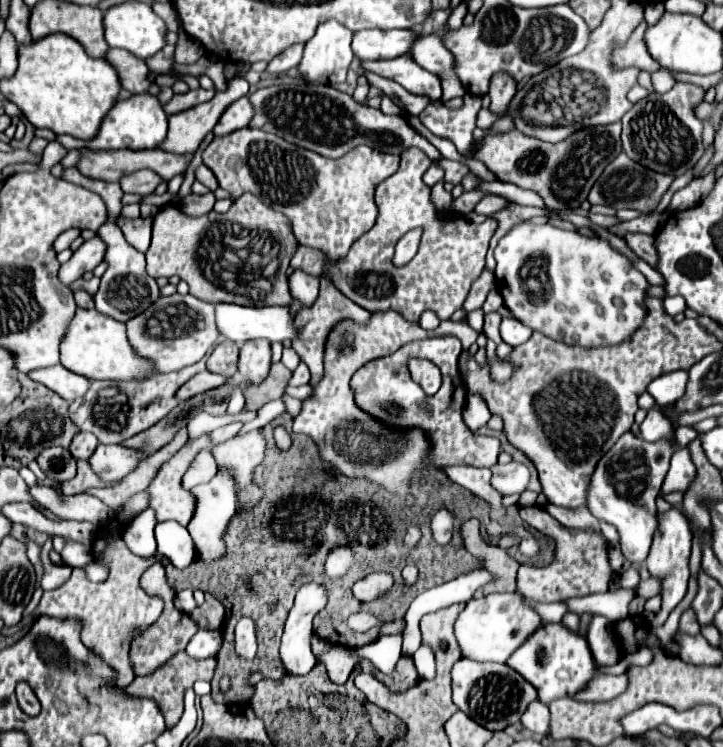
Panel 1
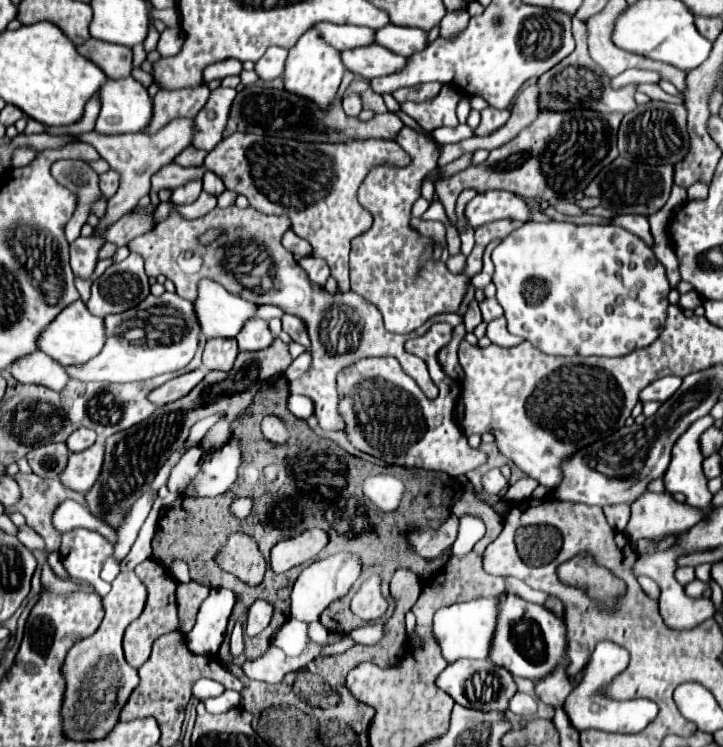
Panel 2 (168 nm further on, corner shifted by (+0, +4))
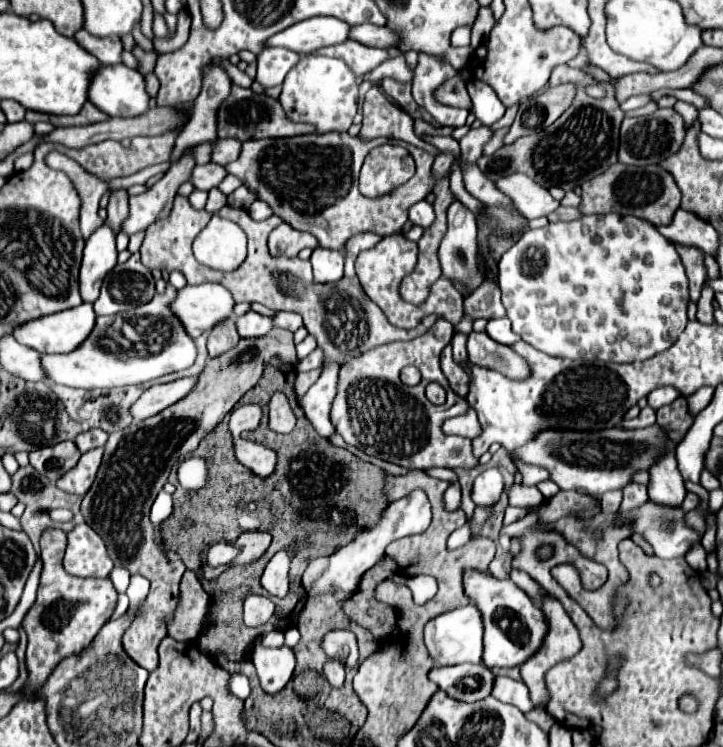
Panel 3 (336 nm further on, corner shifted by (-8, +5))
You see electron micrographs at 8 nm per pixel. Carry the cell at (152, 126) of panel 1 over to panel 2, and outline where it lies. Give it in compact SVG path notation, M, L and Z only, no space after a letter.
M132 76L108 80L100 90L100 100L102 110L94 126L98 134L142 132L154 114L148 90Z

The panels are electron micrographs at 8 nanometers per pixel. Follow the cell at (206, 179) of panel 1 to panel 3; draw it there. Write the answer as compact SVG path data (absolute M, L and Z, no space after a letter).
M228 175L228 177L226 177L222 183L220 183L220 187L218 187L218 189L220 189L224 195L230 195L230 193L234 193L234 191L236 191L240 185L242 185L242 181L240 181L238 177Z

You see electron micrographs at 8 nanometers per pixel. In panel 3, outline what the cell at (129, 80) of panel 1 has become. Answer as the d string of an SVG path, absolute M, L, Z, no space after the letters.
M78 31L78 35L74 35L74 41L80 43L80 47L84 47L88 53L92 53L102 65L114 65L120 63L120 53L122 53L122 43L118 37L96 37L90 35L88 31Z

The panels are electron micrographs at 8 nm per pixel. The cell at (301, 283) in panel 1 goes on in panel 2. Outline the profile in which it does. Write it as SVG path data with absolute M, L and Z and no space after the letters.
M308 256L308 258L302 258L298 264L306 270L308 278L310 278L314 284L318 284L318 286L324 286L324 284L326 284L326 280L328 280L328 276L330 276L330 268L326 266L324 260L314 258L314 256Z

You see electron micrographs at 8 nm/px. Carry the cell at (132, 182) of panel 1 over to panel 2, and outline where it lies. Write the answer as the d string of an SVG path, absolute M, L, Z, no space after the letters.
M174 162L162 166L154 176L152 176L152 194L158 192L160 188L176 188L176 186L182 186L186 184L188 180L194 180L194 178L202 178L202 174L206 172L204 166L198 166L198 168L182 168Z

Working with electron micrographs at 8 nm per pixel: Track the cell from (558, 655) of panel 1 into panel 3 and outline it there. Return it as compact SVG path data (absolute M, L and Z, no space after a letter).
M466 569L466 575L462 577L464 591L470 597L470 601L482 611L482 623L484 623L484 655L482 663L486 667L514 667L522 665L528 657L532 657L548 631L548 623L536 607L530 597L512 581L498 579L492 573Z

